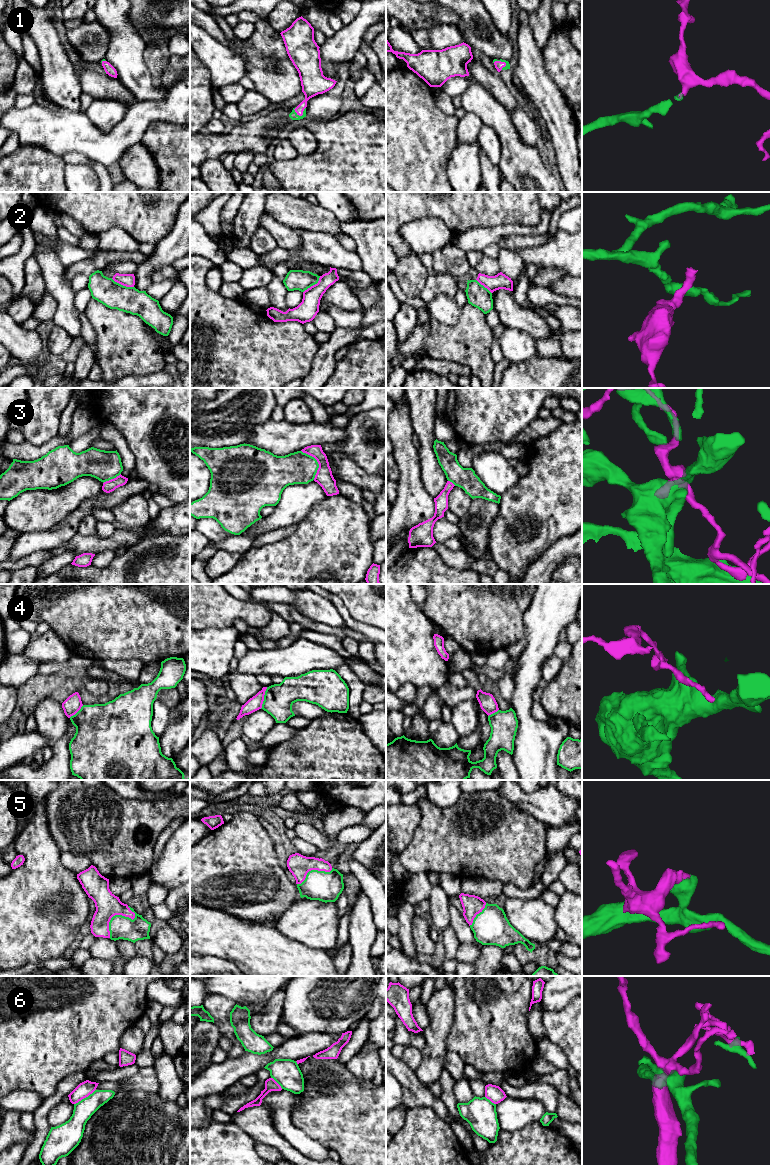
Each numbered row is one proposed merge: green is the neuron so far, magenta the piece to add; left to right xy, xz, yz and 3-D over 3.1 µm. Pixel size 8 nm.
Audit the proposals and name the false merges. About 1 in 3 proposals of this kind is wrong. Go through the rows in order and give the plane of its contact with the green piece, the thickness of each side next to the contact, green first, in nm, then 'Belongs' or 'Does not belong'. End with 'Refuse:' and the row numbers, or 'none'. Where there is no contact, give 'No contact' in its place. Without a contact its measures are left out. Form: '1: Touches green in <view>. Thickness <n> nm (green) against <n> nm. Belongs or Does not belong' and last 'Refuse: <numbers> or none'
1: Touches green in xz. Thickness 70 nm (green) against 160 nm. Belongs
2: Touches green in xy. Thickness 220 nm (green) against 110 nm. Belongs
3: Touches green in xz. Thickness 260 nm (green) against 140 nm. Does not belong
4: Touches green in xz. Thickness 240 nm (green) against 110 nm. Does not belong
5: Touches green in xy. Thickness 190 nm (green) against 190 nm. Belongs
6: Touches green in xy. Thickness 160 nm (green) against 120 nm. Does not belong
Refuse: 3, 4, 6

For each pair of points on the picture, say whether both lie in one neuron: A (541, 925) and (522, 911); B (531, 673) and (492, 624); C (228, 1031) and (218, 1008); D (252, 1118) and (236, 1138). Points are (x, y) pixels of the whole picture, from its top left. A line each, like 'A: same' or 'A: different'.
A: same
B: different
C: same
D: different

